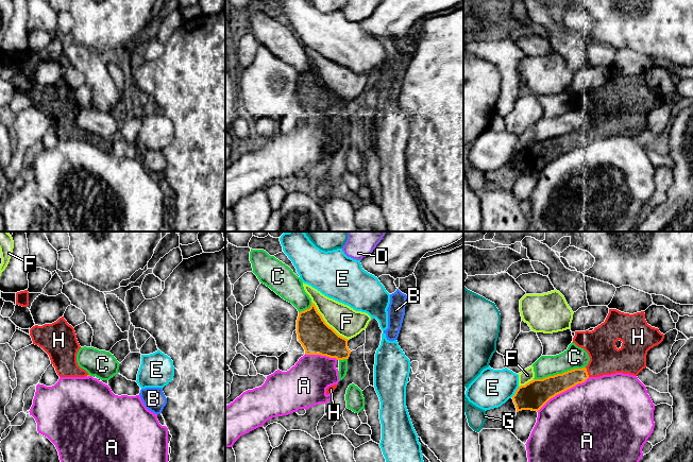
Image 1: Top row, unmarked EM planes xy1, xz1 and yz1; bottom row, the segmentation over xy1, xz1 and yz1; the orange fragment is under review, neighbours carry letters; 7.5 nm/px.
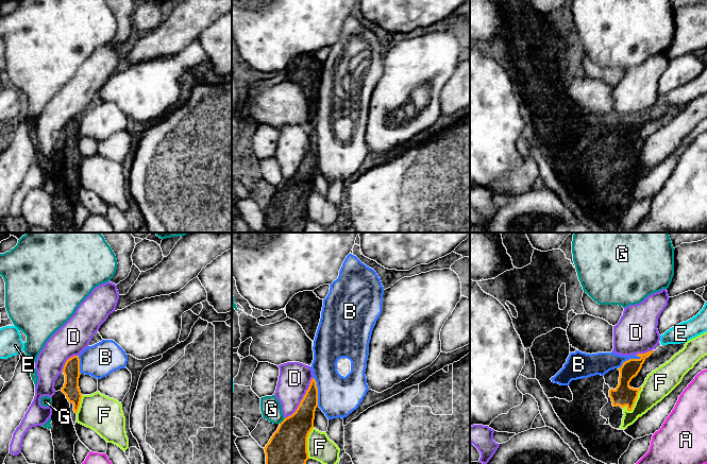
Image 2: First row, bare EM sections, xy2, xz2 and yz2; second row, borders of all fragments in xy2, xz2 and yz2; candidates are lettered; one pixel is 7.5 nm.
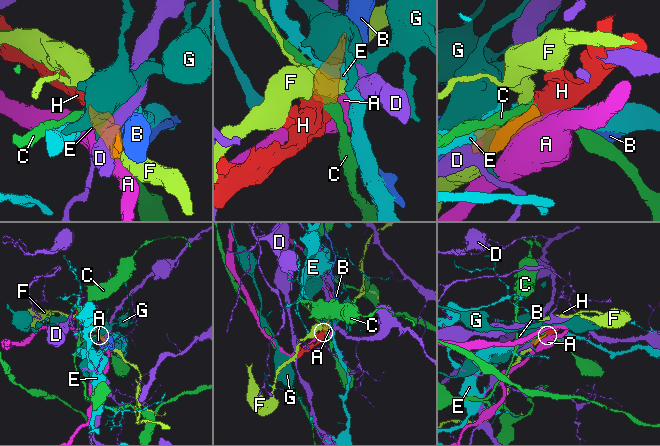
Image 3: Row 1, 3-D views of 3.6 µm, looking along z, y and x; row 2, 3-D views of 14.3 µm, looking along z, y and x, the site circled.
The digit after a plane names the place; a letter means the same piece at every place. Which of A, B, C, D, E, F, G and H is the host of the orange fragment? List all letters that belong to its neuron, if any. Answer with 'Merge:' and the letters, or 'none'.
Merge: H

